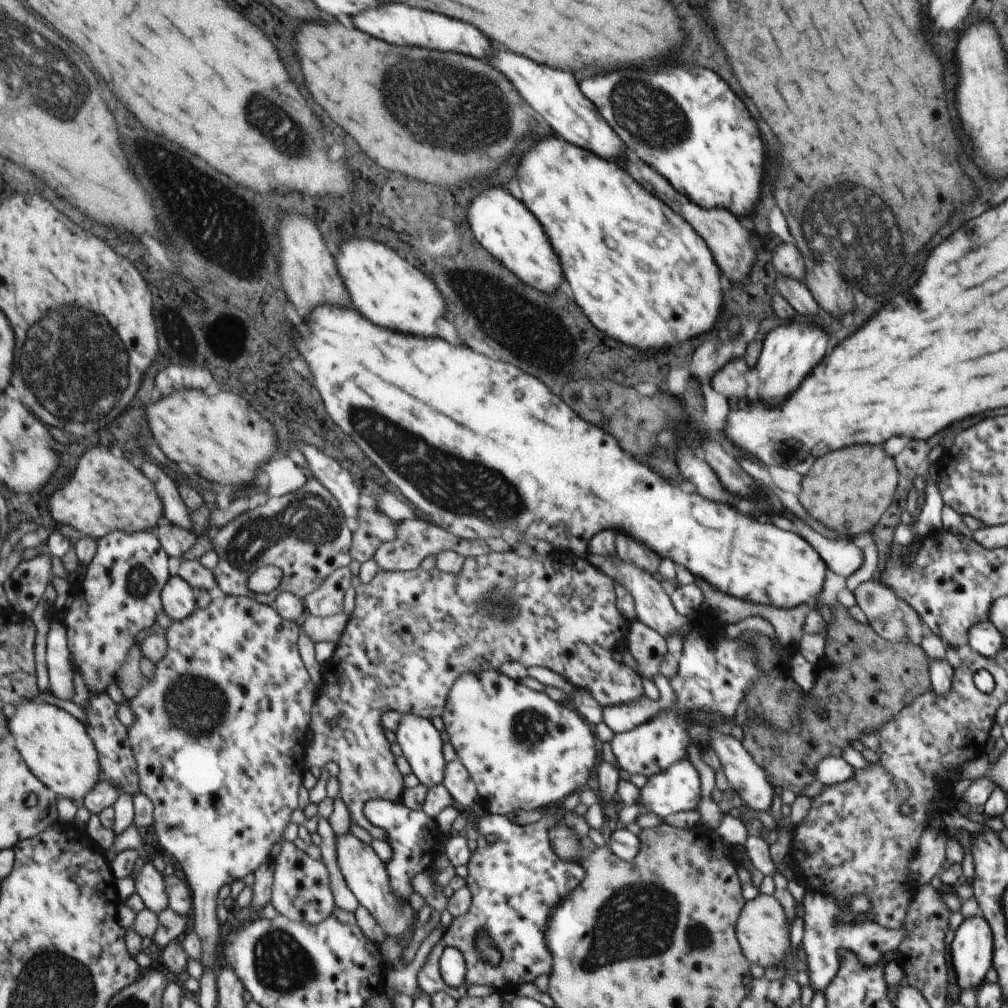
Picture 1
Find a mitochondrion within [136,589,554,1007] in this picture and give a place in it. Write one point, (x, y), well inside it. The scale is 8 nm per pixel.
(282, 964)

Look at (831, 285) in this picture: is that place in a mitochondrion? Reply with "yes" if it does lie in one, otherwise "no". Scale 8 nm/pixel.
yes

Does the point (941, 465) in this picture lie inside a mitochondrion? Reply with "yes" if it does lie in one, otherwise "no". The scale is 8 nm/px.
no

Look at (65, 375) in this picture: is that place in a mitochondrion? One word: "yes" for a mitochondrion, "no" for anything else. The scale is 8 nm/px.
yes

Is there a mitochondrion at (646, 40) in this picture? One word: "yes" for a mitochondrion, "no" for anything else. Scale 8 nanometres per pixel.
no

